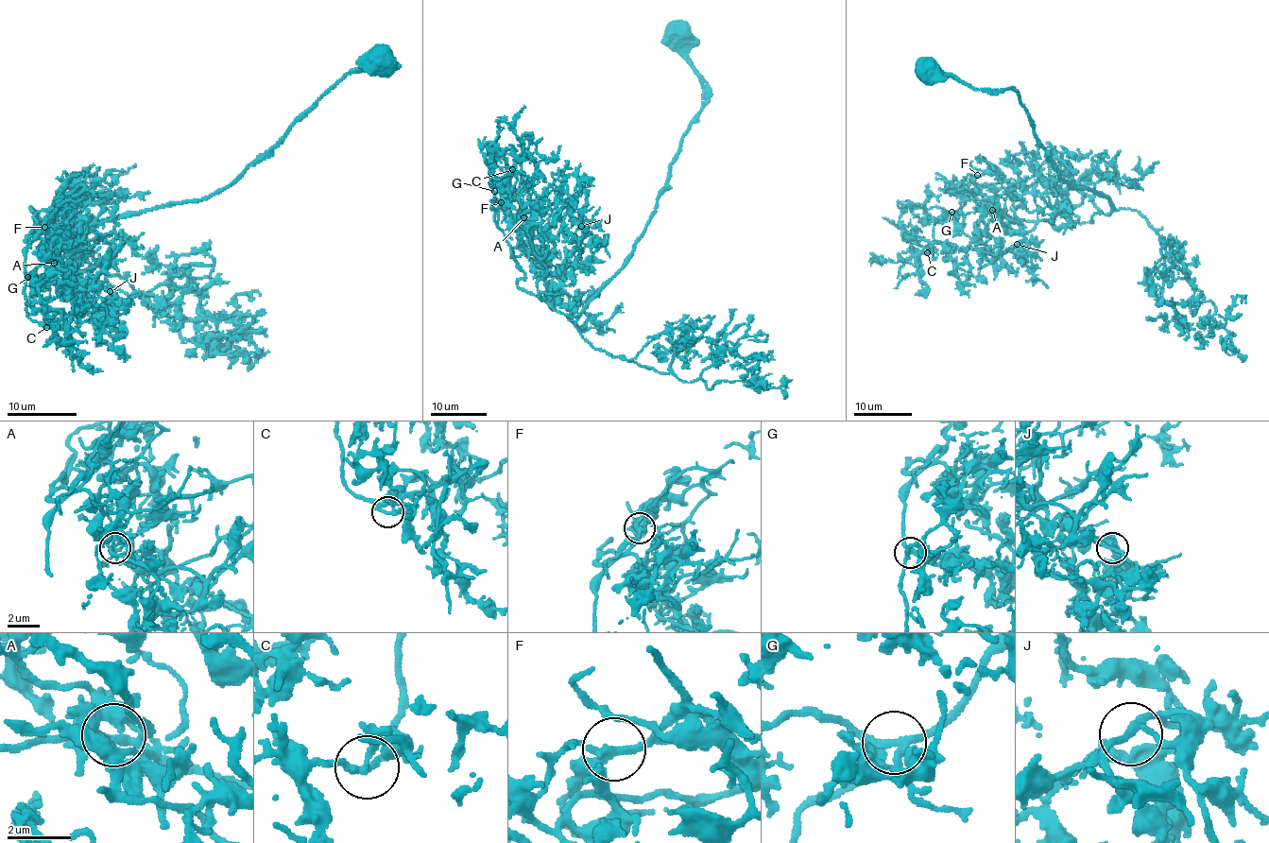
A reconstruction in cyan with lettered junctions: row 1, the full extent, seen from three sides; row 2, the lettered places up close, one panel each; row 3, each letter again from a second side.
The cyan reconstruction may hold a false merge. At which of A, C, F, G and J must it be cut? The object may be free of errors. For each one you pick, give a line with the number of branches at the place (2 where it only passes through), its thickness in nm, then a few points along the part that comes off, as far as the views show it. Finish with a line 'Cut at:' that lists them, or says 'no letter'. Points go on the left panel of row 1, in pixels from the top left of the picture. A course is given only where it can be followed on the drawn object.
Cut at: no letter

